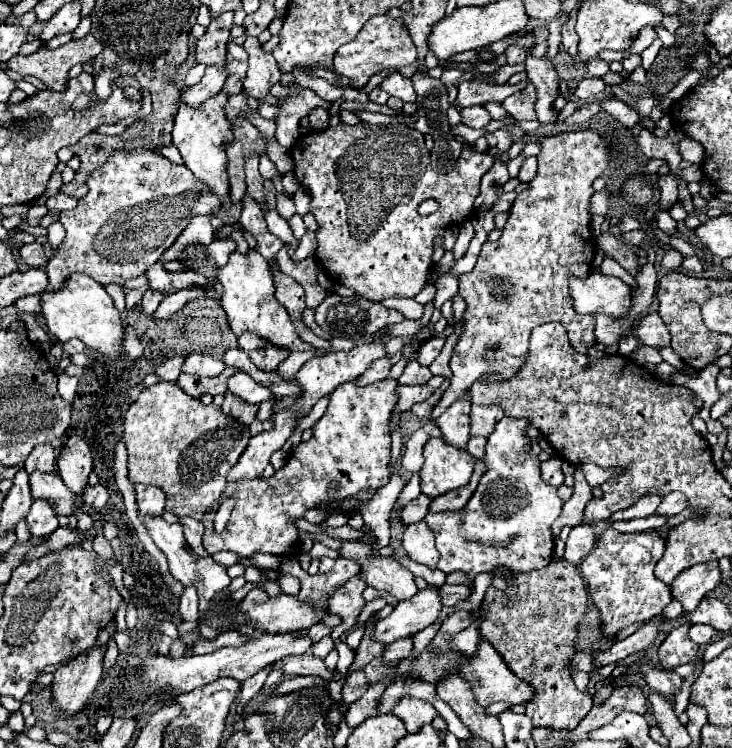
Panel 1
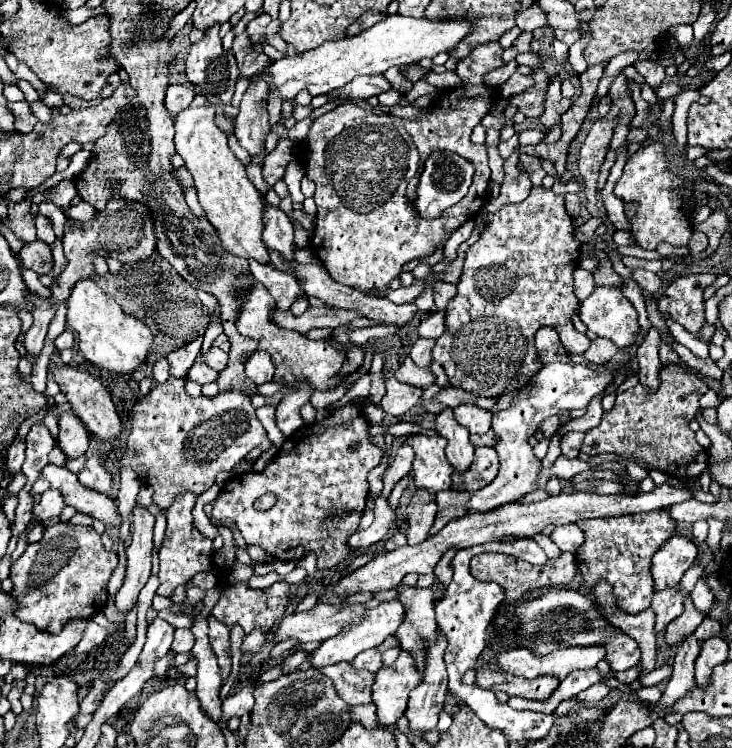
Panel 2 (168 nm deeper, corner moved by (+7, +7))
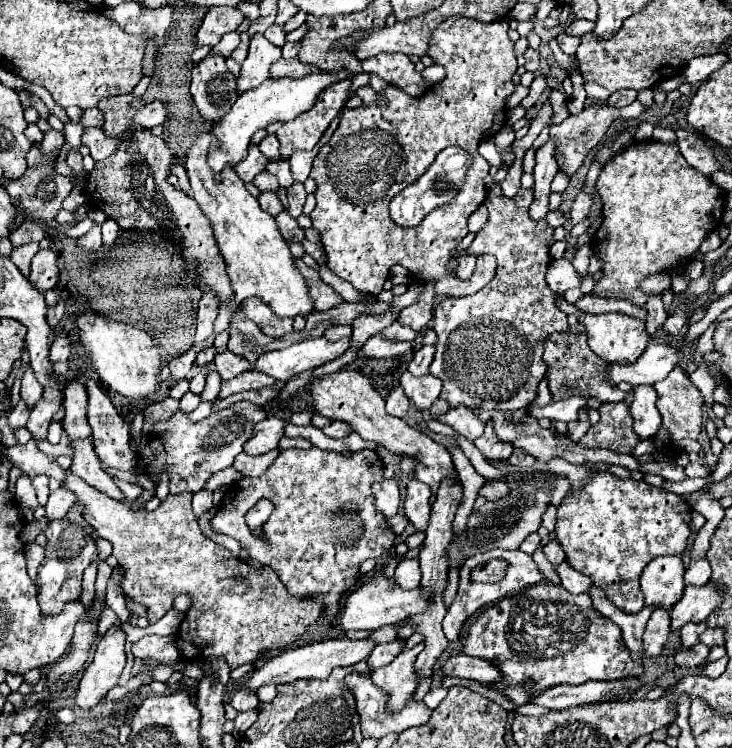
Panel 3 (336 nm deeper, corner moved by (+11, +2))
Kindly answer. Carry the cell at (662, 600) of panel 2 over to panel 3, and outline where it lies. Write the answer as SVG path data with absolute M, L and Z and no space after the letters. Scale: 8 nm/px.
M655 610L643 632L643 658L655 658L661 654L667 636L671 632L671 618L667 610Z

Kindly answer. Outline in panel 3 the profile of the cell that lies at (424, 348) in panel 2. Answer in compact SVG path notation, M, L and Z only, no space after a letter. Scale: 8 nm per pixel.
M423 346L415 352L411 364L409 364L409 372L413 372L415 376L425 376L429 374L429 366L433 362L433 354L435 354L435 346Z

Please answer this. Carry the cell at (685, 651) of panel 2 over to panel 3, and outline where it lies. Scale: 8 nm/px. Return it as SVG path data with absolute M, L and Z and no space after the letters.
M689 622L689 624L685 624L685 626L681 628L681 642L683 642L683 646L689 648L689 646L697 644L697 642L699 642L699 634L701 634L703 630L707 630L707 622L699 622L699 624Z

